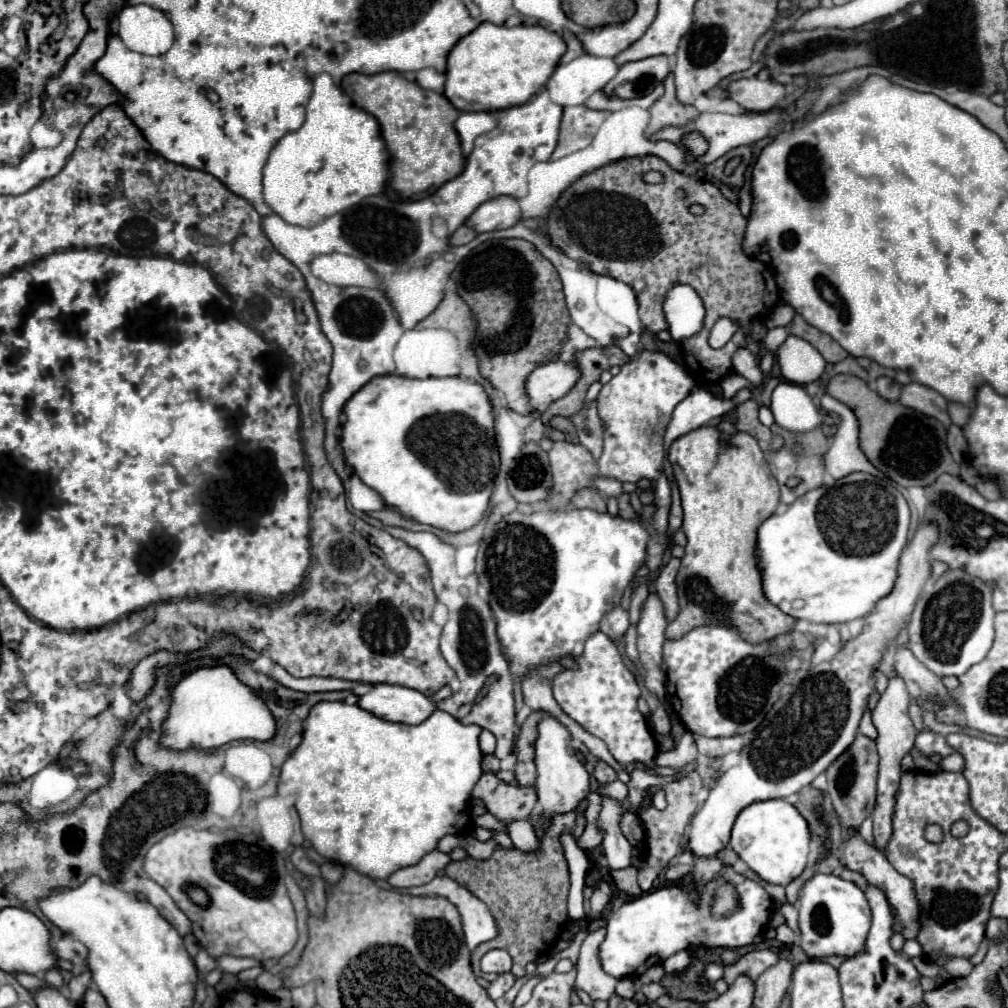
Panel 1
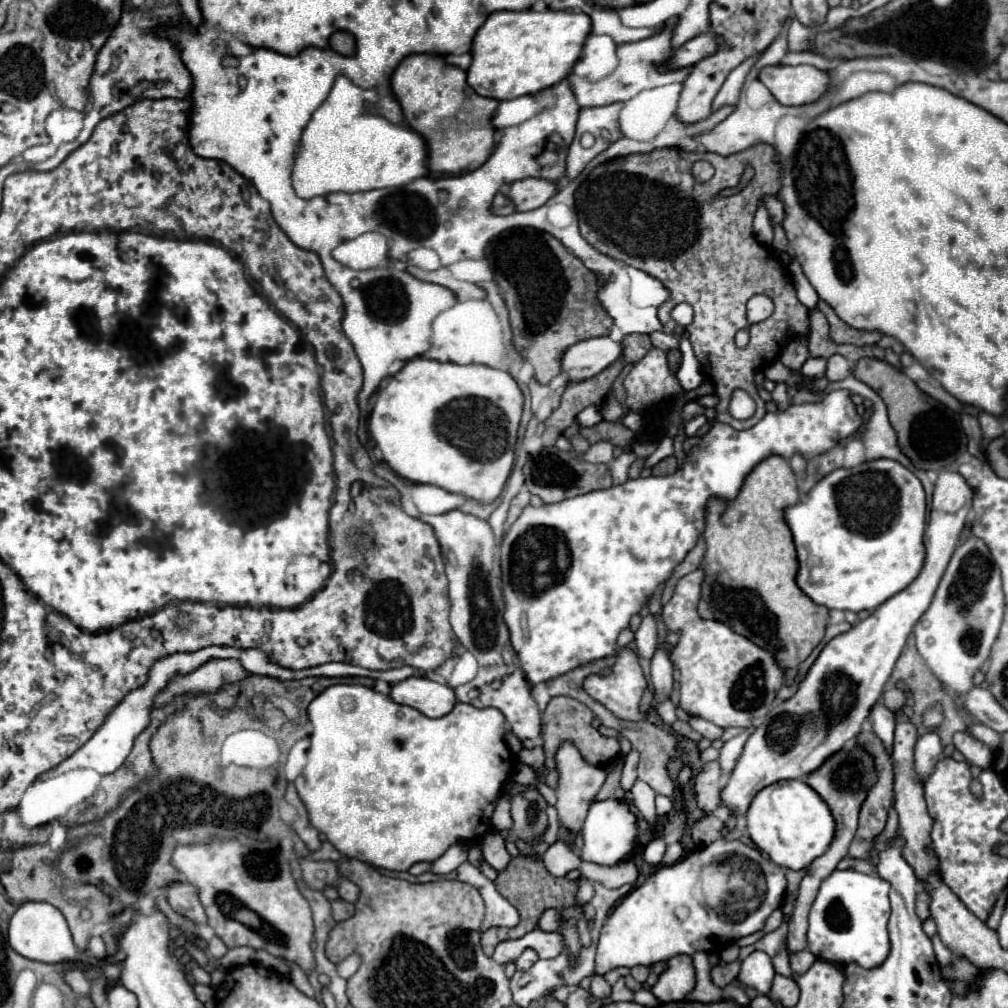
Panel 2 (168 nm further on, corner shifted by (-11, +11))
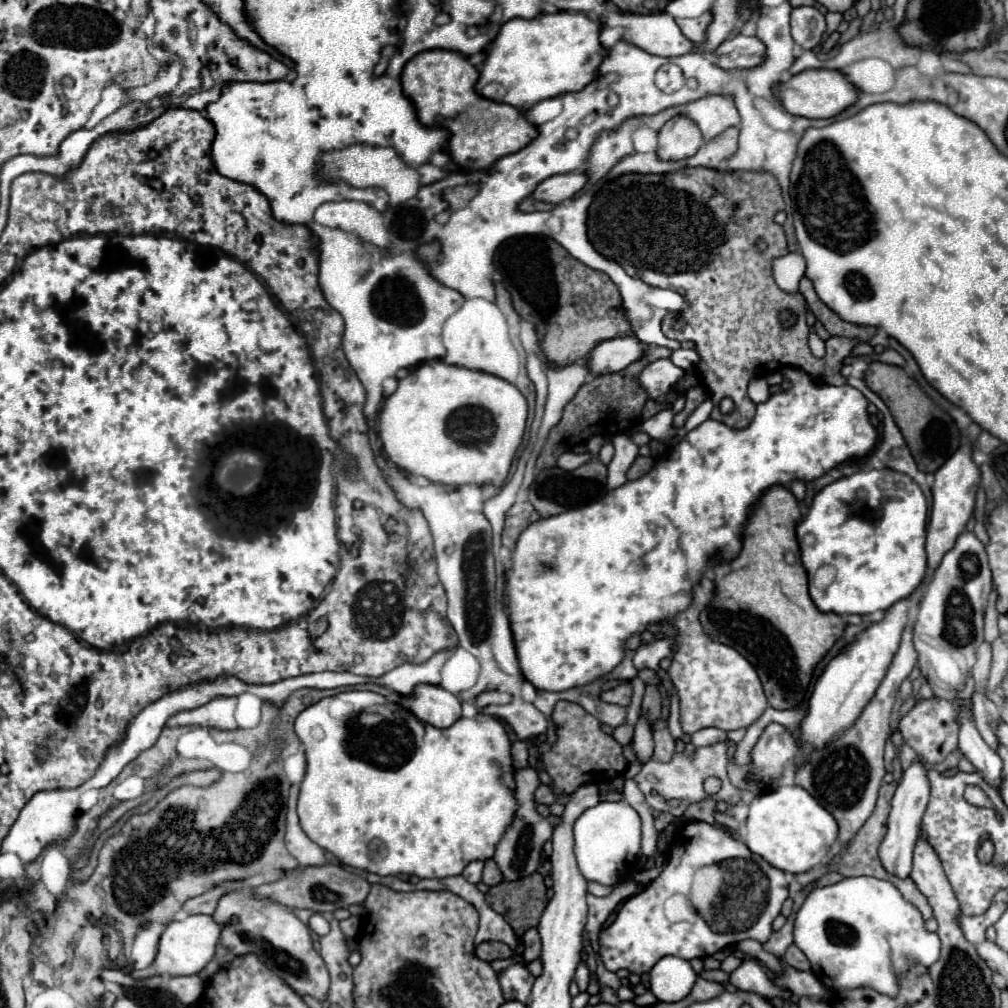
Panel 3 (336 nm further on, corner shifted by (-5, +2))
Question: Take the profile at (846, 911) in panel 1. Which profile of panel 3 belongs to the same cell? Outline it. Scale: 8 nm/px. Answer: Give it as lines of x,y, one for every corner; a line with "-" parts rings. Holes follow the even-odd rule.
873,876
843,878
825,888
813,888
795,918
795,944
809,958
813,974
829,990
873,988
885,996
897,996
899,980
915,964
931,966
941,952
941,940
935,932
927,932
921,912
903,898
903,894
889,882

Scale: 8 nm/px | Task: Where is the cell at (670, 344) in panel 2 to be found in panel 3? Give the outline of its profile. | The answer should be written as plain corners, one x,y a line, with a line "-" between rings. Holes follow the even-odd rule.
681,348
681,350
675,350
671,354
671,360
673,360
673,364
677,364
681,368
691,370
691,368
697,368
697,364
699,364
701,358
699,358
697,350
685,350
685,348

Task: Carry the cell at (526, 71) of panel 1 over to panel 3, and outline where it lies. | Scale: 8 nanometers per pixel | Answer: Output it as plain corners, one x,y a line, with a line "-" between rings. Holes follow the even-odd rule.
581,12
539,14
533,20
513,18
503,24
497,38
489,44
477,90
489,82
499,82
507,88
503,102
515,108
529,108
559,94
579,92
597,78
601,60
607,56
599,34
601,24

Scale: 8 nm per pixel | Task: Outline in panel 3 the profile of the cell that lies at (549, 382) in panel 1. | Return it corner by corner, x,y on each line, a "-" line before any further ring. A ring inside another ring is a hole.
629,334
623,338
613,338
609,342
601,342
601,346
593,348
587,364
595,374
609,374
625,370
629,364
637,362
643,356
643,344
637,336

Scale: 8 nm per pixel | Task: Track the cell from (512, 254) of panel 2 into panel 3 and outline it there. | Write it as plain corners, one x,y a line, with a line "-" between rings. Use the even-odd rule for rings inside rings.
519,236
503,242
495,254
495,266
511,292
515,310
535,324
543,356
559,366
585,362
597,344
631,330
611,278
575,260
549,236

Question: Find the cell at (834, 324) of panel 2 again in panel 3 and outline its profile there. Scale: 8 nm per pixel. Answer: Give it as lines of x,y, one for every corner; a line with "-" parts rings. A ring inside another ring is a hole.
809,278
801,280
799,290
805,296
805,300
807,300
811,312
815,314
815,318
827,328
827,332
831,336
847,336
847,338
859,338
861,342
869,342
869,338
875,334
873,326
859,326
859,324
851,324
851,322
841,320
829,306
825,306
819,300
819,296
813,288
813,282

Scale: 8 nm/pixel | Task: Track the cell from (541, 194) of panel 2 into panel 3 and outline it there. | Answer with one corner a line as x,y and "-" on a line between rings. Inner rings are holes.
569,172
569,174
555,174
547,180
543,180
535,192
531,194
531,198
535,200
545,200
545,202
553,202
559,204
567,198
573,198
585,184
587,184
589,176
585,172

